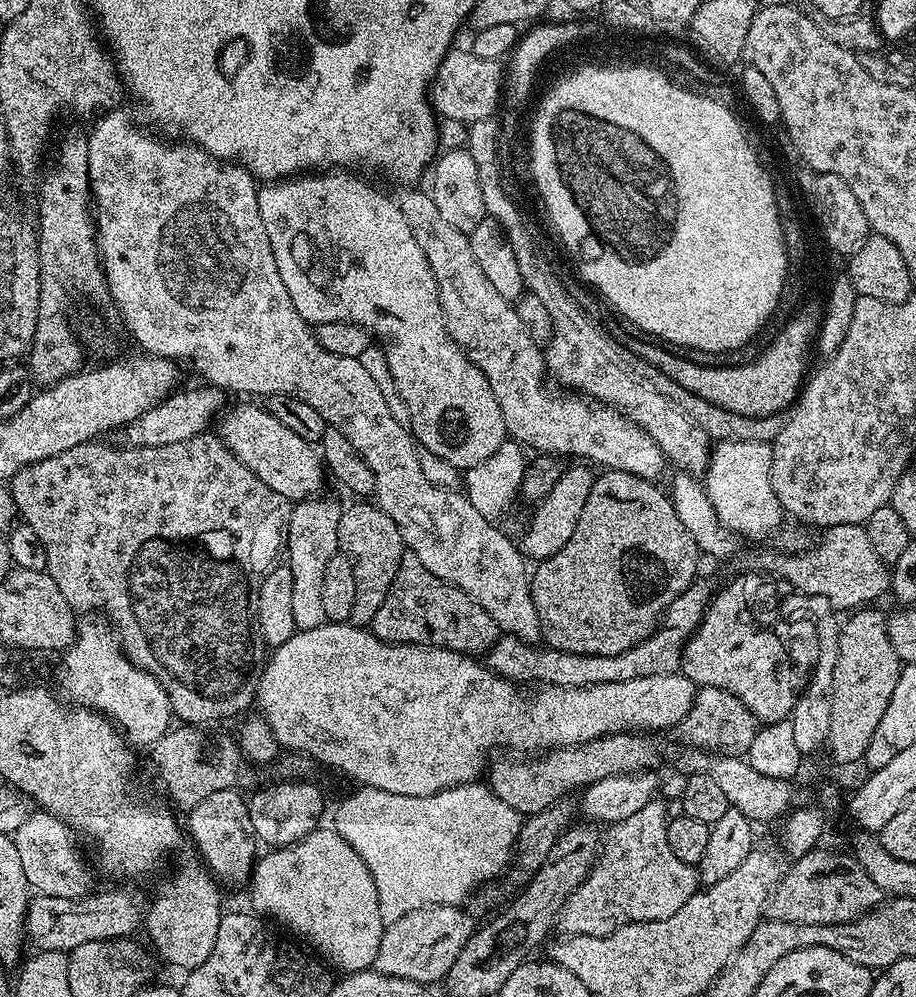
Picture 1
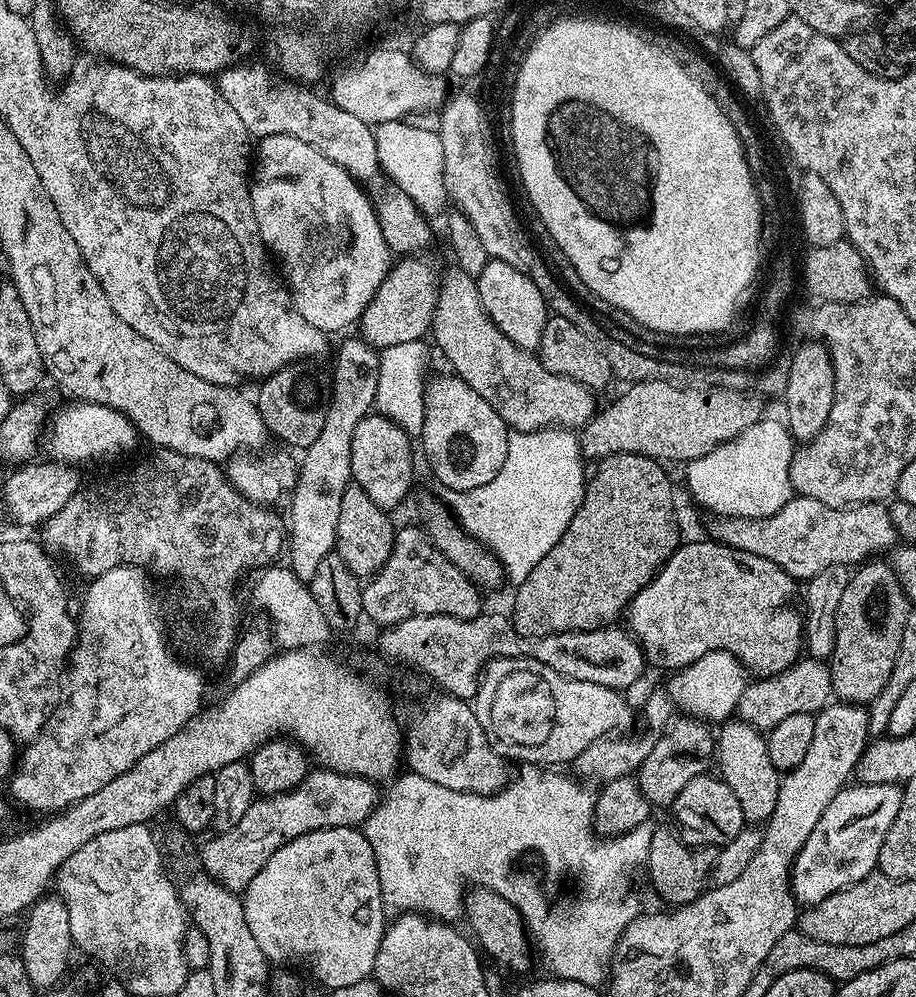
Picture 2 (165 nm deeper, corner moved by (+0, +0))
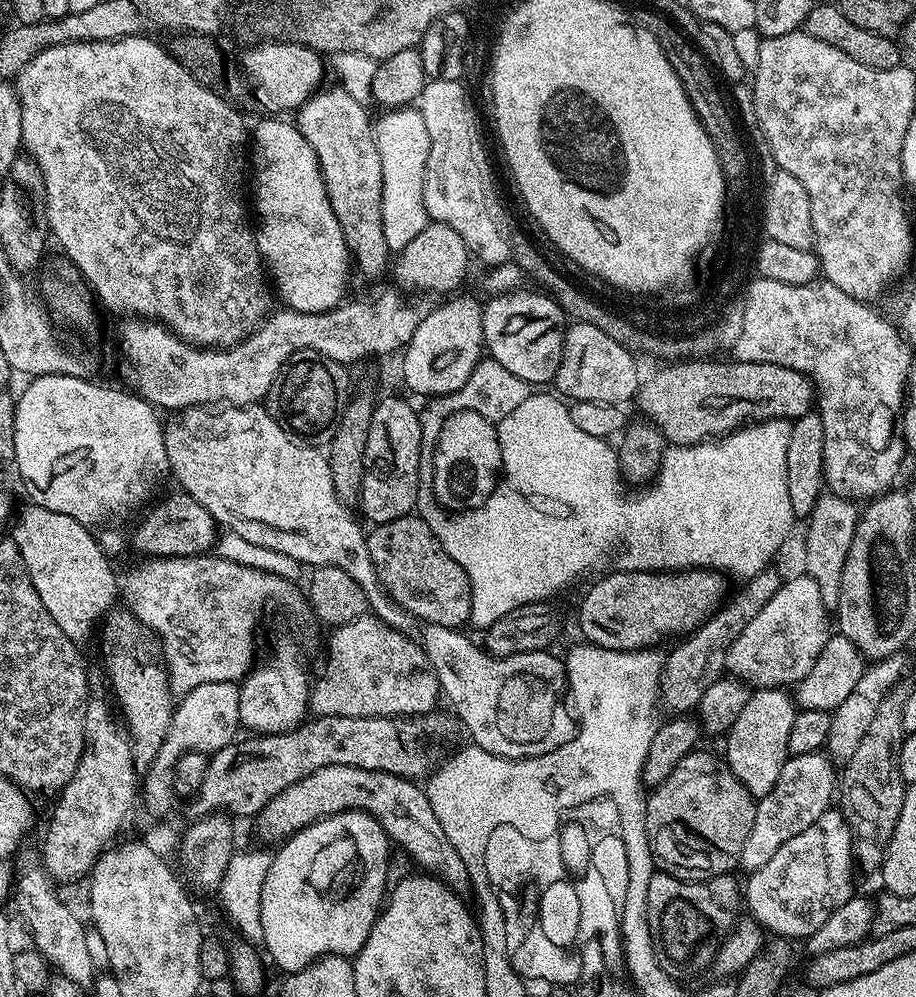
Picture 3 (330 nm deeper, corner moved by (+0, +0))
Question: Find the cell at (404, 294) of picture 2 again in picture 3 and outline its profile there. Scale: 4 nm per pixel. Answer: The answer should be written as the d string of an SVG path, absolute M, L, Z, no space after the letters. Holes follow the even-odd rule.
M430 222L424 227L422 234L417 234L395 257L394 272L396 268L396 279L394 280L401 289L407 290L406 288L409 288L410 291L416 292L412 294L424 294L420 292L448 292L444 294L452 294L459 289L456 287L463 282L464 275L468 272L468 260L470 261L468 247L466 242L462 242L462 238L458 238L458 233L450 230L450 226L445 224Z

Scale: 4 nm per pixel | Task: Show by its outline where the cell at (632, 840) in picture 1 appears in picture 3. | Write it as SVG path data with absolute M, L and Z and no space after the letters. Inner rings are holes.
M823 751L789 755L770 794L759 797L754 814L754 830L750 830L750 838L746 838L746 846L742 846L740 855L739 867L745 868L745 873L750 874L766 866L766 862L770 862L774 853L782 850L782 846L786 846L794 834L802 834L802 830L814 826L814 822L818 822L818 818L833 807L838 772L832 767L833 761Z

